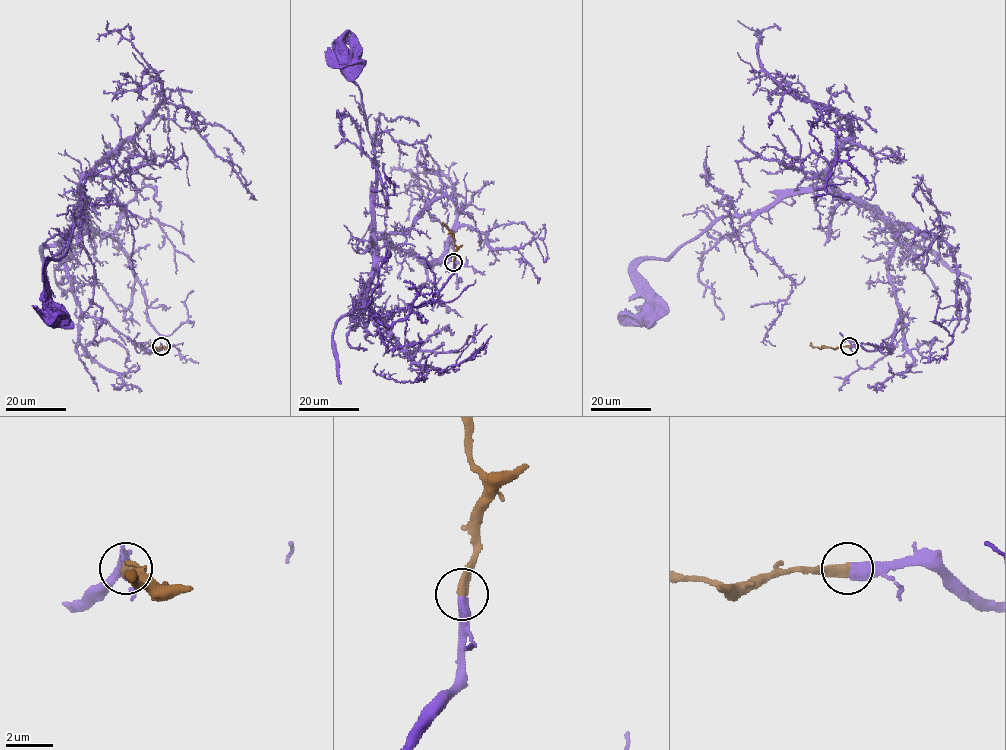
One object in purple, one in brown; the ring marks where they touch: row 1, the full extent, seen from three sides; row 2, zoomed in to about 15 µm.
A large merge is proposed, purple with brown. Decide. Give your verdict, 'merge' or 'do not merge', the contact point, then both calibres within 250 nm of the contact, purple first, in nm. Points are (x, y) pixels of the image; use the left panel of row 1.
merge; at (161, 346); 550 nm thick on the purple side, 440 nm on the other

